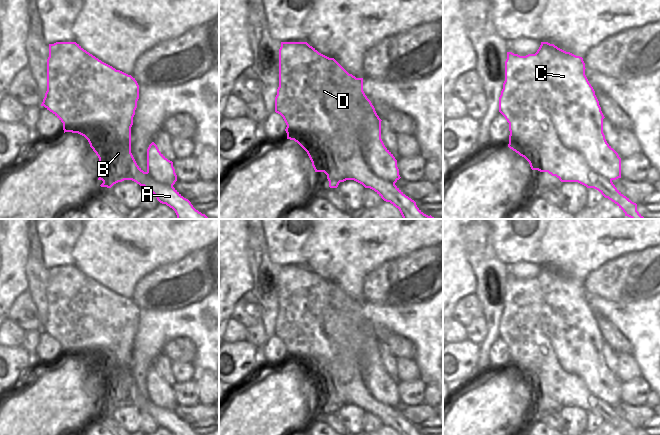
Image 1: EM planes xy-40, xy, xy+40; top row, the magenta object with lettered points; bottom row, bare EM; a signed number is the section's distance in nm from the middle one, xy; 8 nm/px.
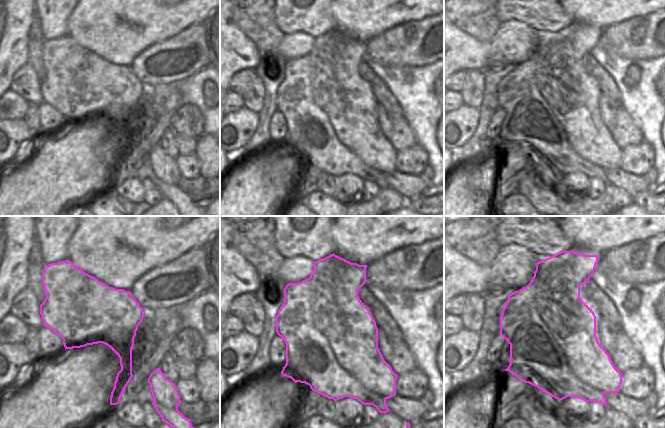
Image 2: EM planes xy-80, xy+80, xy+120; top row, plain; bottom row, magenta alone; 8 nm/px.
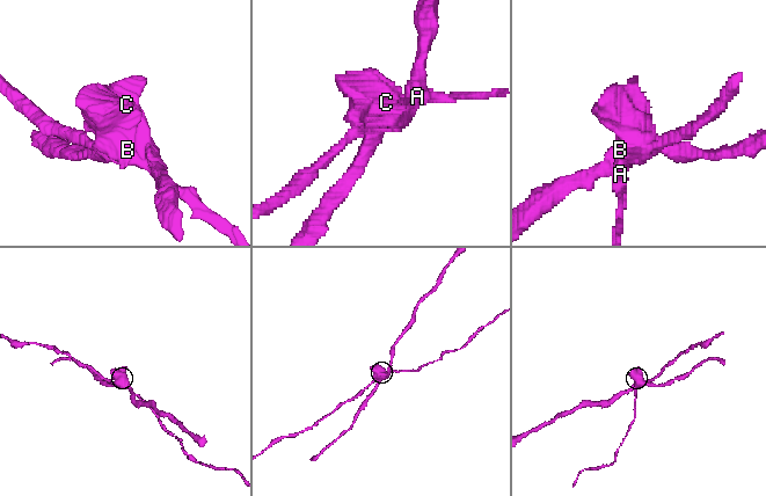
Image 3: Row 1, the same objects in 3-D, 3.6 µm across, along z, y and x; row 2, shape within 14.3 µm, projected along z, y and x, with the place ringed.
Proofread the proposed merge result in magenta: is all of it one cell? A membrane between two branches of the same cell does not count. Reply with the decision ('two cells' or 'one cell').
two cells

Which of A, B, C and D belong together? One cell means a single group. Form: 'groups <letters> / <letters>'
groups A B D / C

